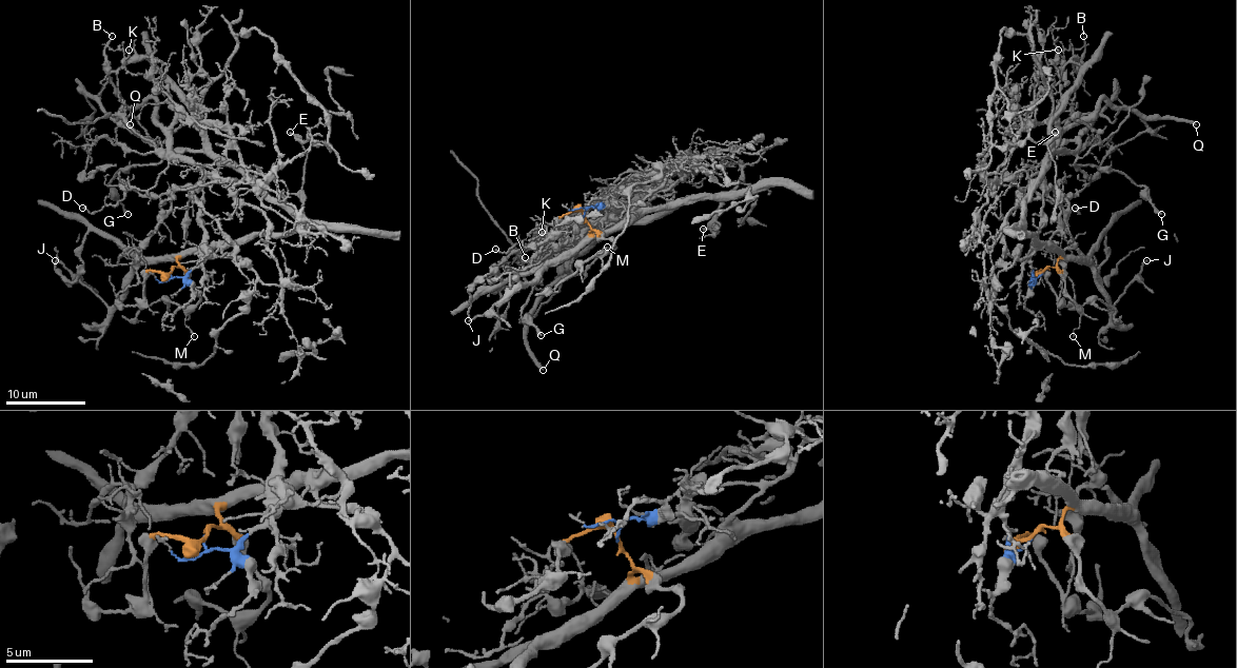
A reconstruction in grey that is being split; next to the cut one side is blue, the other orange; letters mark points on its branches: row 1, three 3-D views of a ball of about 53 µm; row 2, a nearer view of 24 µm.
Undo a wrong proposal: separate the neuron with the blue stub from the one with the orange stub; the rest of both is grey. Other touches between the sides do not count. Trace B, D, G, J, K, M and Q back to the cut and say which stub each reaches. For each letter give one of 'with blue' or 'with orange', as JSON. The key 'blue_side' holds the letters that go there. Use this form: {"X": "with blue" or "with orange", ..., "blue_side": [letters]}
{"B": "with orange", "D": "with blue", "G": "with orange", "J": "with orange", "K": "with blue", "M": "with orange", "Q": "with blue", "blue_side": ["D", "K", "Q"]}

